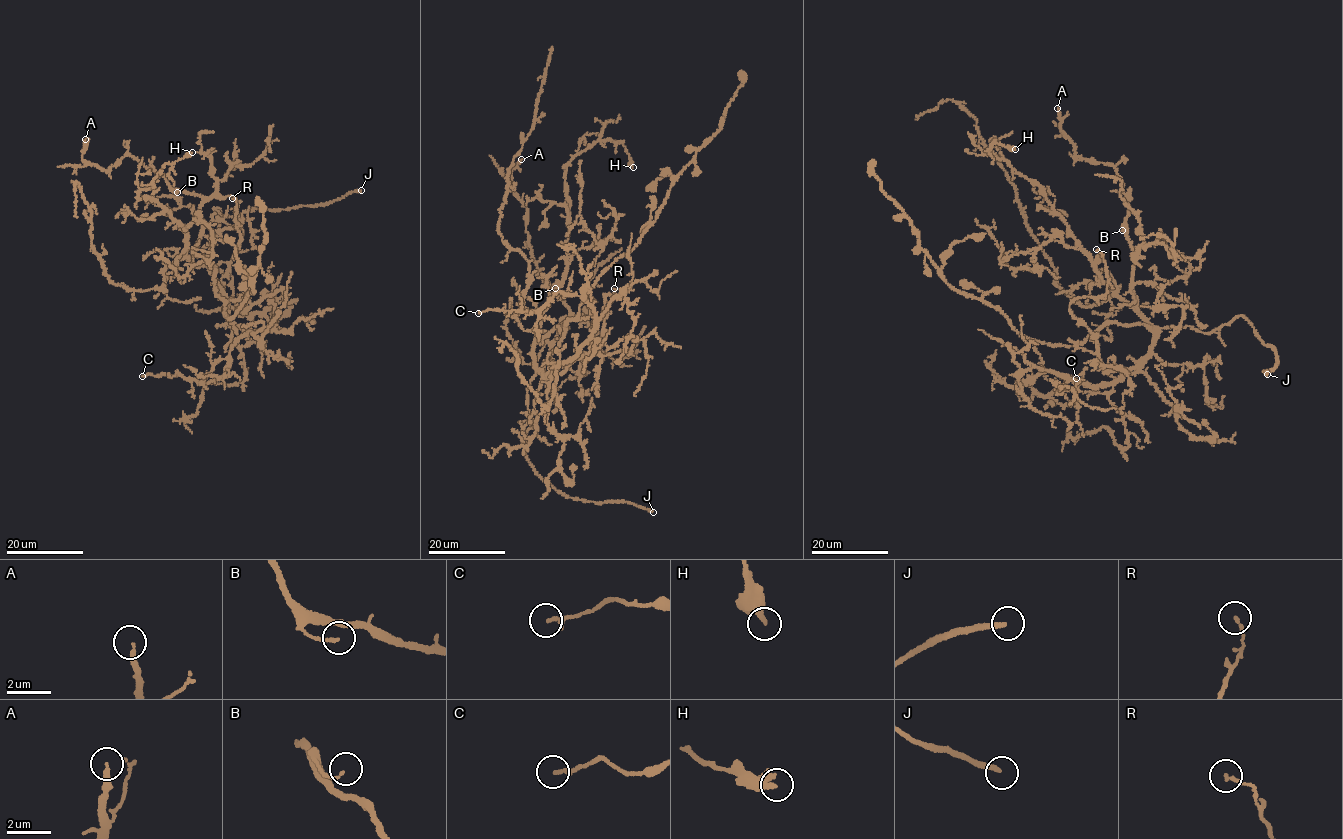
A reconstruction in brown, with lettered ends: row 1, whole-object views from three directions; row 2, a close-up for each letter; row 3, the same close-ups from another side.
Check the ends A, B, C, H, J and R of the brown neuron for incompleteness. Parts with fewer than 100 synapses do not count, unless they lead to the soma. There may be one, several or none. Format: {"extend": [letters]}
{"extend": ["J"]}

